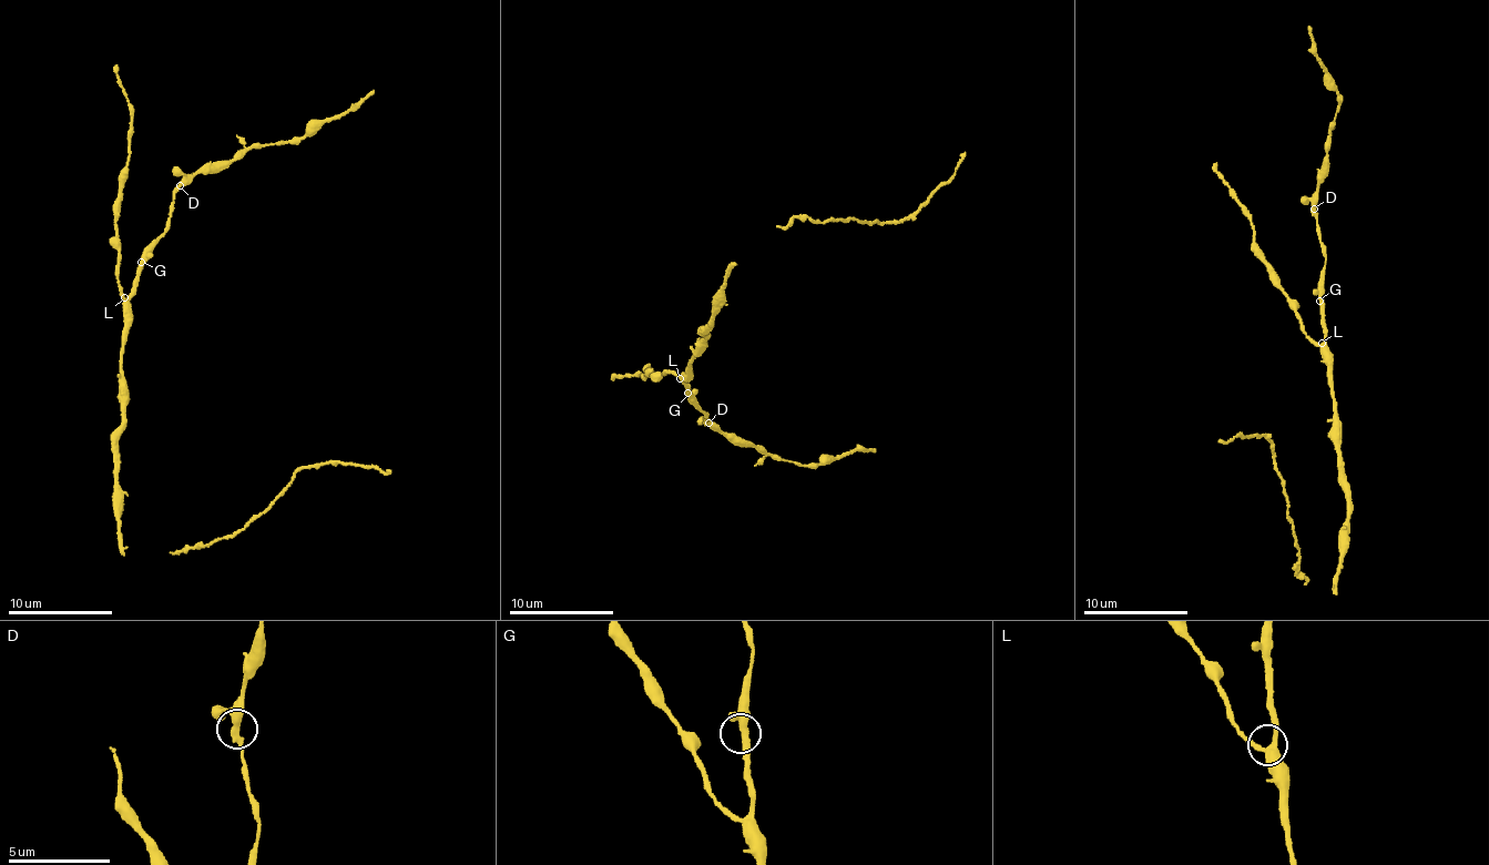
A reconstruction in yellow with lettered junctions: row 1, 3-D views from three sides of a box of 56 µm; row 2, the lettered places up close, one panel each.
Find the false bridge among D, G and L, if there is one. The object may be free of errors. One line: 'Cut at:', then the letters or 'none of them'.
Cut at: none of them

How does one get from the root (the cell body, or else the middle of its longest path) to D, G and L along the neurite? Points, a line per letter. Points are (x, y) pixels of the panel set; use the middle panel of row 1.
D: (703, 339), (683, 383), (689, 402), (706, 413), (704, 425), (709, 423)
G: (703, 339), (683, 383), (687, 393)
L: (703, 339), (684, 382), (680, 378)

